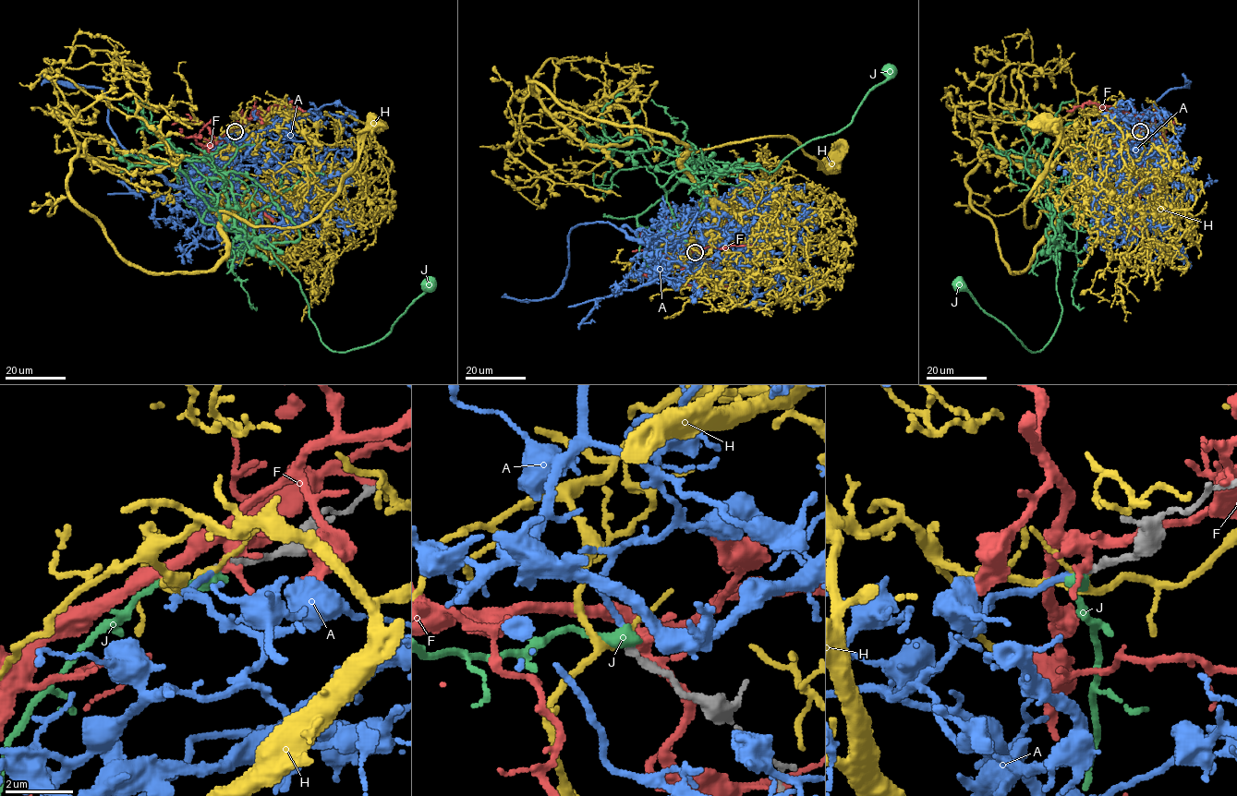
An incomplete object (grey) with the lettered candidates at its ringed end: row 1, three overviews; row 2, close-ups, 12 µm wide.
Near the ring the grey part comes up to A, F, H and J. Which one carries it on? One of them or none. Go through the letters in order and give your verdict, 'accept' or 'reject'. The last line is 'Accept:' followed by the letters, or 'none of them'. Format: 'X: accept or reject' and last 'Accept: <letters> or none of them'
A: accept
F: reject
H: reject
J: reject
Accept: A

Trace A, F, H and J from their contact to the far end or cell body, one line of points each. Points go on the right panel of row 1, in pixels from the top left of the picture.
A: (1140, 131), (1123, 141), (1156, 161), (1147, 207), (1137, 204), (1127, 213), (1093, 202), (1081, 183), (1137, 149)
F: (1141, 130), (1139, 128), (1138, 132), (1143, 169), (1137, 184), (1139, 196), (1133, 223), (1137, 230)
H: (1140, 131), (1119, 127), (1130, 181), (1115, 198), (1041, 211), (1027, 227), (1024, 198), (1057, 142), (1042, 123)
J: (1141, 131), (1138, 177), (1146, 174), (1081, 157), (1049, 192), (1061, 214), (1061, 314), (1040, 351), (957, 286)

